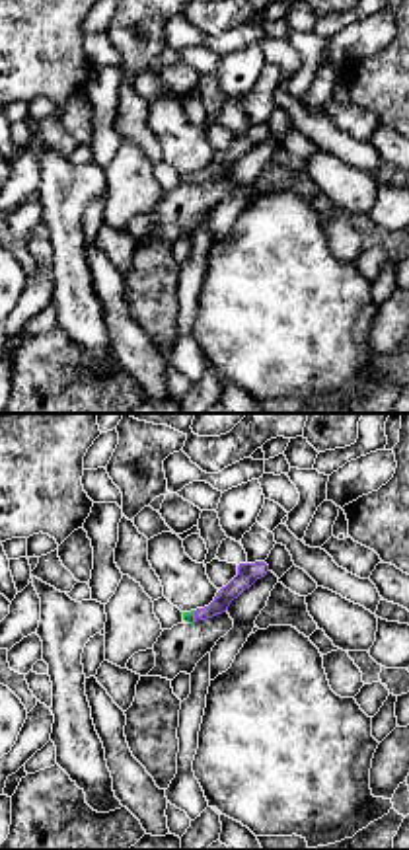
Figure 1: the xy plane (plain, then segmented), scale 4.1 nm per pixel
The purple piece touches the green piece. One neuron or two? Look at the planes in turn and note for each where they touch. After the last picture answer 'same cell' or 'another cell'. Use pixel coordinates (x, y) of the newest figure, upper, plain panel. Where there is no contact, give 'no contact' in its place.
(195, 180)

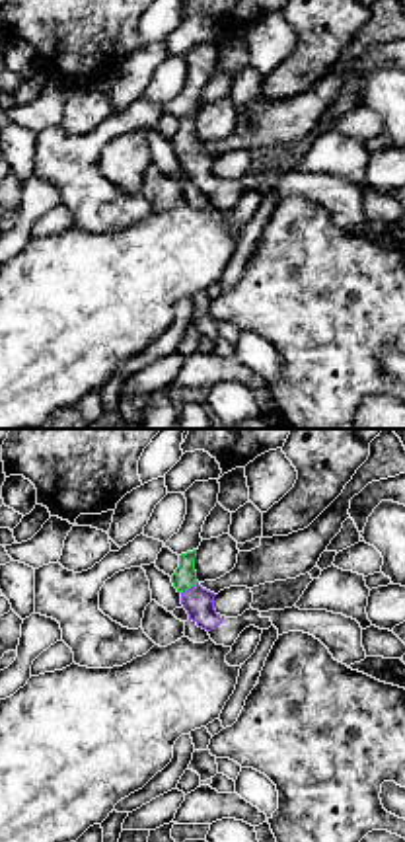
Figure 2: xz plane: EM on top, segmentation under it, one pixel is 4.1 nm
(191, 151)

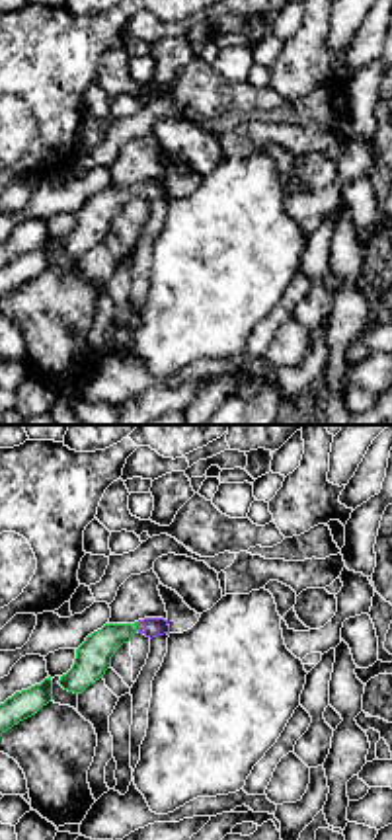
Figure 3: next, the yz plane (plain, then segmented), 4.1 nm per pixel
(137, 190)

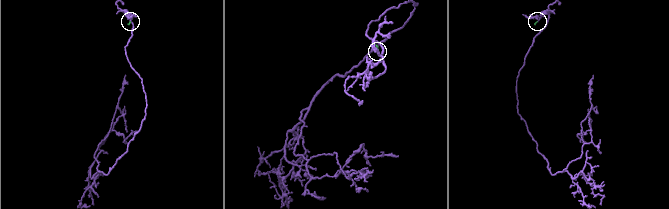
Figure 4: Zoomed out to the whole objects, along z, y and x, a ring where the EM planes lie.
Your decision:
same cell

